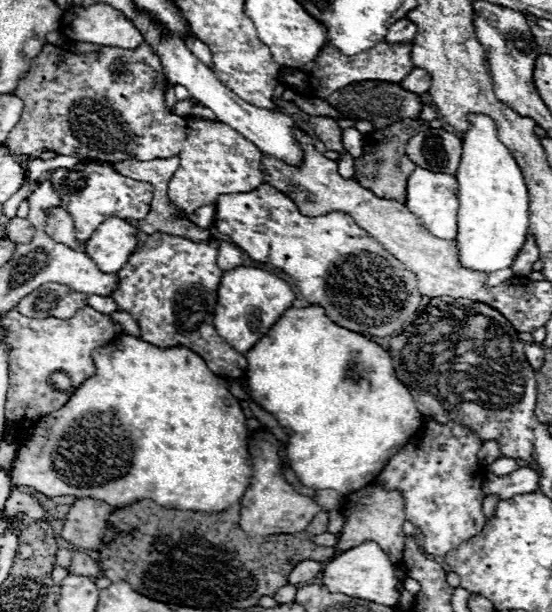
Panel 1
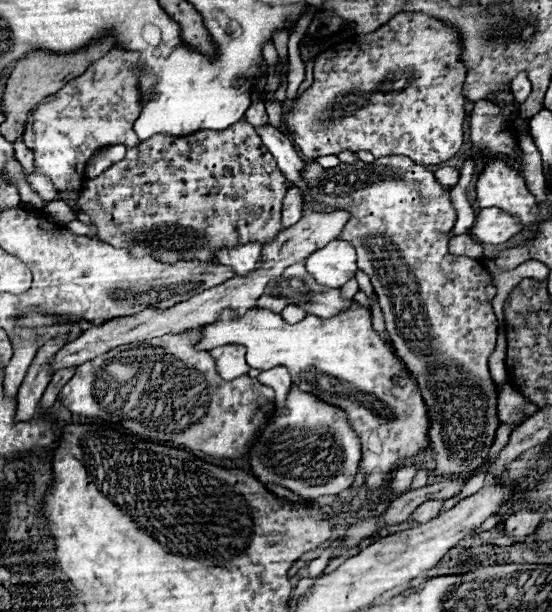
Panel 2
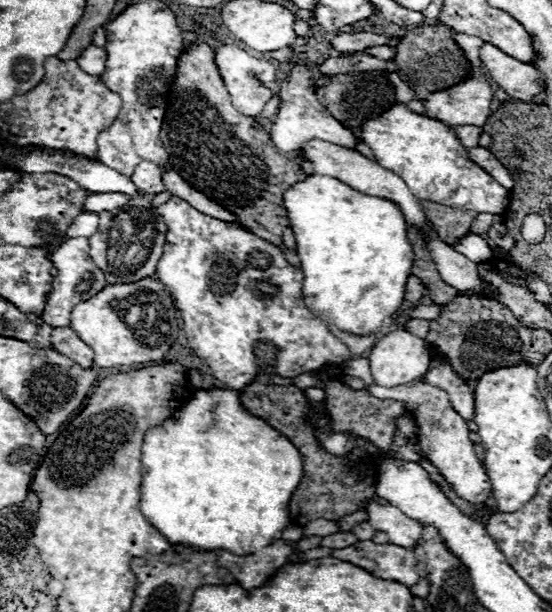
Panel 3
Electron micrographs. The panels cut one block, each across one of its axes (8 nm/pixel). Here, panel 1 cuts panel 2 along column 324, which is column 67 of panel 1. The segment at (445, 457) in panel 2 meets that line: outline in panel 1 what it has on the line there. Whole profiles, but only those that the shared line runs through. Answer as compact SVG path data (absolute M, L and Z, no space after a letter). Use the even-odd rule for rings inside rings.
M76 164L72 168L58 168L52 172L50 182L54 182L54 190L58 190L58 196L62 198L60 206L66 208L68 214L74 218L76 238L80 246L84 246L84 242L88 242L94 230L112 216L124 220L142 220L150 212L152 186L148 182L126 178L110 166Z

